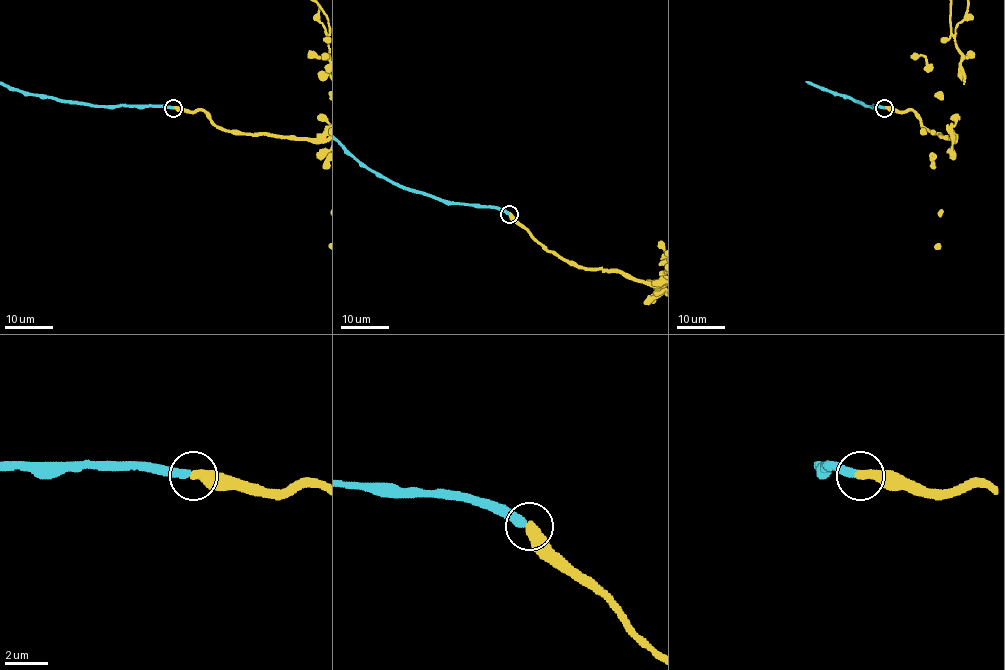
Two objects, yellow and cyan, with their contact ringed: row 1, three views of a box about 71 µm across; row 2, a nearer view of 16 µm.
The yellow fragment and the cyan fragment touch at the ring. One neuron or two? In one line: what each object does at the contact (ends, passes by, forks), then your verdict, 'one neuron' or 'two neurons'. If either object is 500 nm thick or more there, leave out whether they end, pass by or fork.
one neuron

